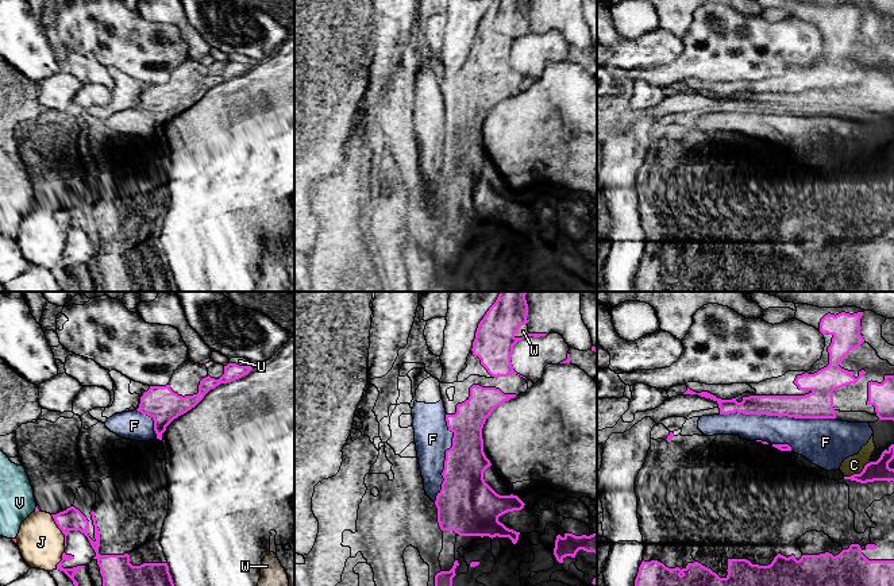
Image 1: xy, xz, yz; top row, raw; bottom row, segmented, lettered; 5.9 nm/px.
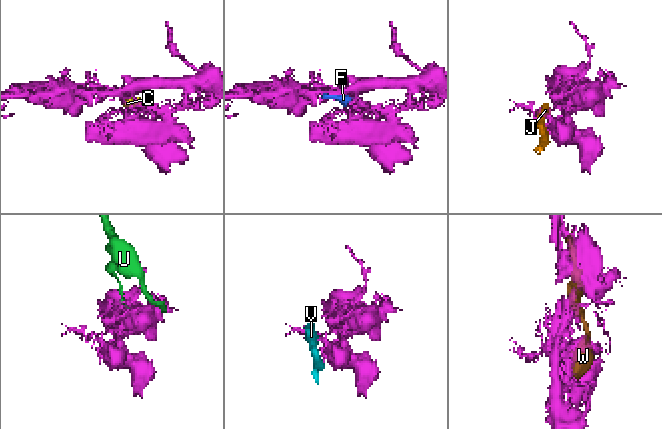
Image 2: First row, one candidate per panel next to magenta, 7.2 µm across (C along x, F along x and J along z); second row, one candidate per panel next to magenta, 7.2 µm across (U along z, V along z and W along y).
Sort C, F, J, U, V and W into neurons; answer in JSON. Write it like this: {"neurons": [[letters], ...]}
{"neurons": [["C", "F"], ["J"], ["U"], ["V"], ["W"]]}

